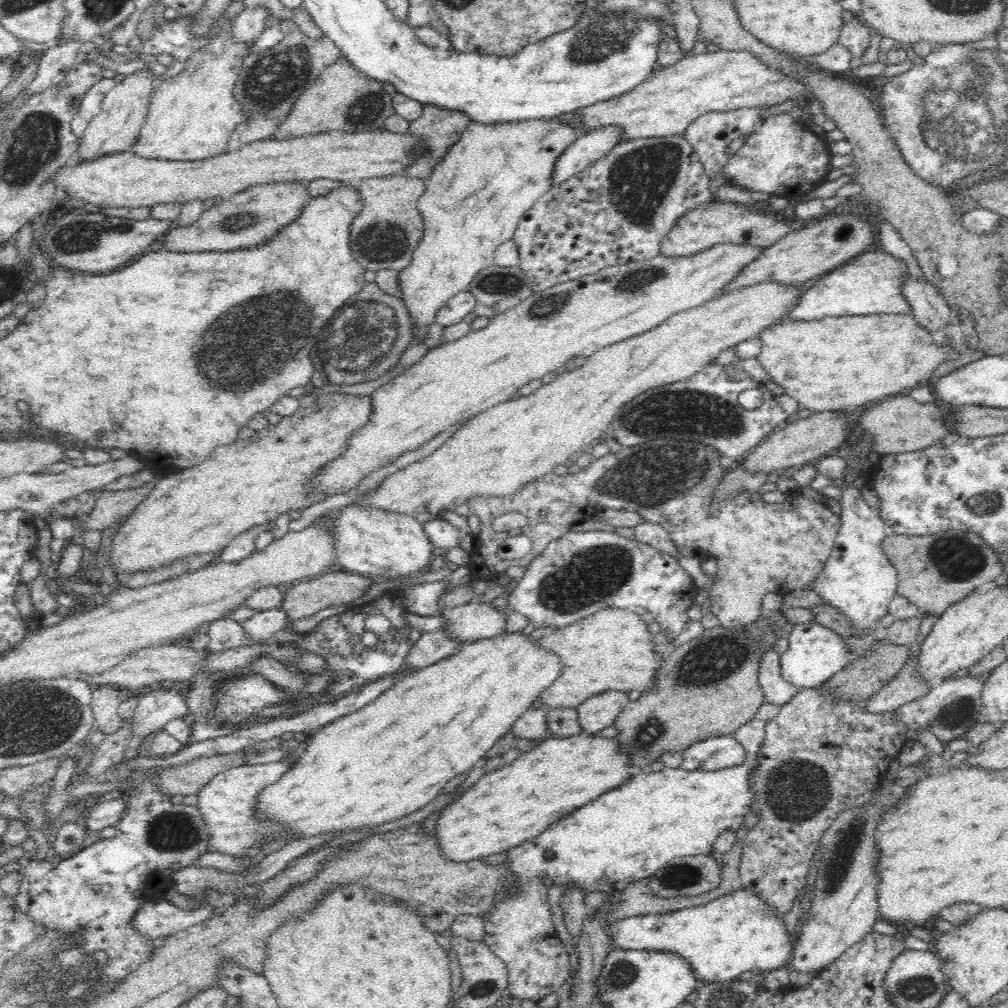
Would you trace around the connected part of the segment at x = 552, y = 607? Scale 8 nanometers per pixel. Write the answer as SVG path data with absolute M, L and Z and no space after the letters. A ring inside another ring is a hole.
M594 530L594 531L583 531L583 532L568 532L561 536L556 541L550 541L548 546L538 555L530 561L530 564L526 567L522 578L518 580L517 586L511 593L507 593L507 609L515 610L516 612L524 615L534 627L566 627L579 622L579 620L586 619L591 615L596 614L599 610L616 608L616 609L629 609L629 610L639 610L646 609L650 611L656 618L656 623L660 625L661 631L666 632L667 641L674 641L685 630L686 623L690 620L687 616L688 609L693 606L692 599L697 595L697 587L692 580L692 577L682 569L678 563L676 556L671 555L668 552L658 550L646 543L637 541L629 541L624 537L620 537L616 531L604 531L604 530Z

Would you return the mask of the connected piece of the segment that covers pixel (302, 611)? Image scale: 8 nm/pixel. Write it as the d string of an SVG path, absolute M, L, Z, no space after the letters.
M340 570L324 573L283 588L284 598L279 608L284 609L288 614L289 624L285 630L292 631L292 624L294 624L294 622L312 617L314 614L317 614L317 612L320 612L320 610L324 610L324 608L347 604L348 602L356 600L356 598L360 598L360 596L364 596L373 582L374 579L371 579L369 576Z

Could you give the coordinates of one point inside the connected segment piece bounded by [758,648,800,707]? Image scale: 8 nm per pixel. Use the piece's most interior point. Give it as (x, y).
(777, 690)

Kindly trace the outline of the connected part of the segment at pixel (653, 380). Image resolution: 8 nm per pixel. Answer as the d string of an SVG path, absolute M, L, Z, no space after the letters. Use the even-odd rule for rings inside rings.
M764 282L740 287L696 308L673 314L652 330L597 350L587 357L581 367L557 375L534 394L512 398L480 412L434 454L388 476L380 486L367 490L352 504L370 505L376 509L408 514L418 522L425 523L440 518L444 510L452 511L456 506L467 504L467 500L472 497L503 497L514 494L528 482L554 473L554 468L564 465L566 460L572 459L572 455L590 449L596 442L603 440L606 429L619 414L620 408L636 395L656 386L682 382L695 376L696 372L700 372L708 362L716 360L718 354L724 350L734 348L750 338L759 337L763 330L785 318L794 306L800 304L802 294L803 284L789 286L780 282Z

